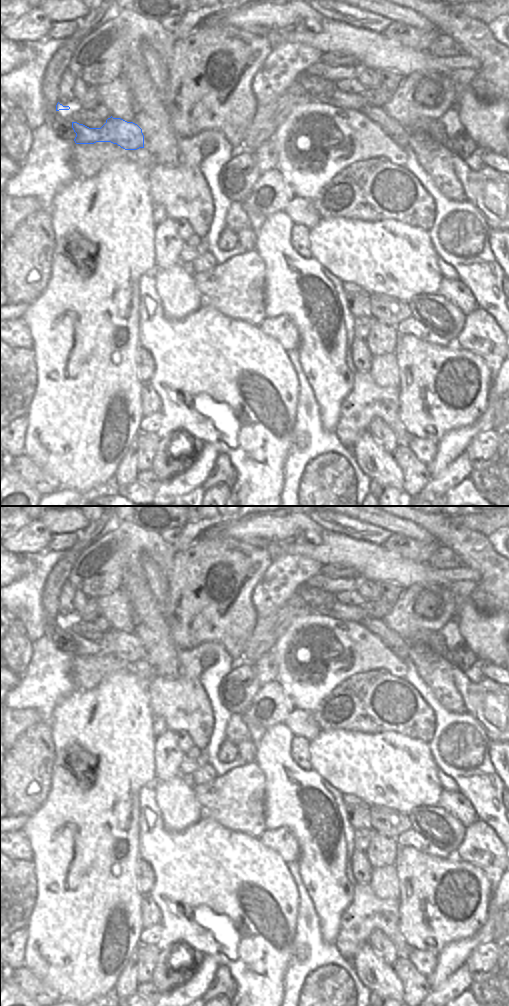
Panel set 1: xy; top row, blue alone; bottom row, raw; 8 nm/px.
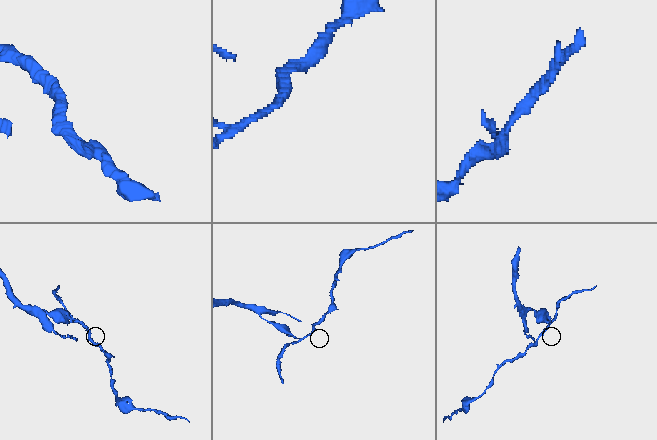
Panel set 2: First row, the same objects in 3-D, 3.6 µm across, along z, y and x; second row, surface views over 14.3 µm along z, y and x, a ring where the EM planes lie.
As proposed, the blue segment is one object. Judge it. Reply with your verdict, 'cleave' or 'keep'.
cleave

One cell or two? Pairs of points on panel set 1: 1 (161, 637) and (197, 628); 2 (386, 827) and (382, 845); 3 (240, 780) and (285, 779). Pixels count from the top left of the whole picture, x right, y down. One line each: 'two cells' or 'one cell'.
1: two cells
2: two cells
3: two cells

